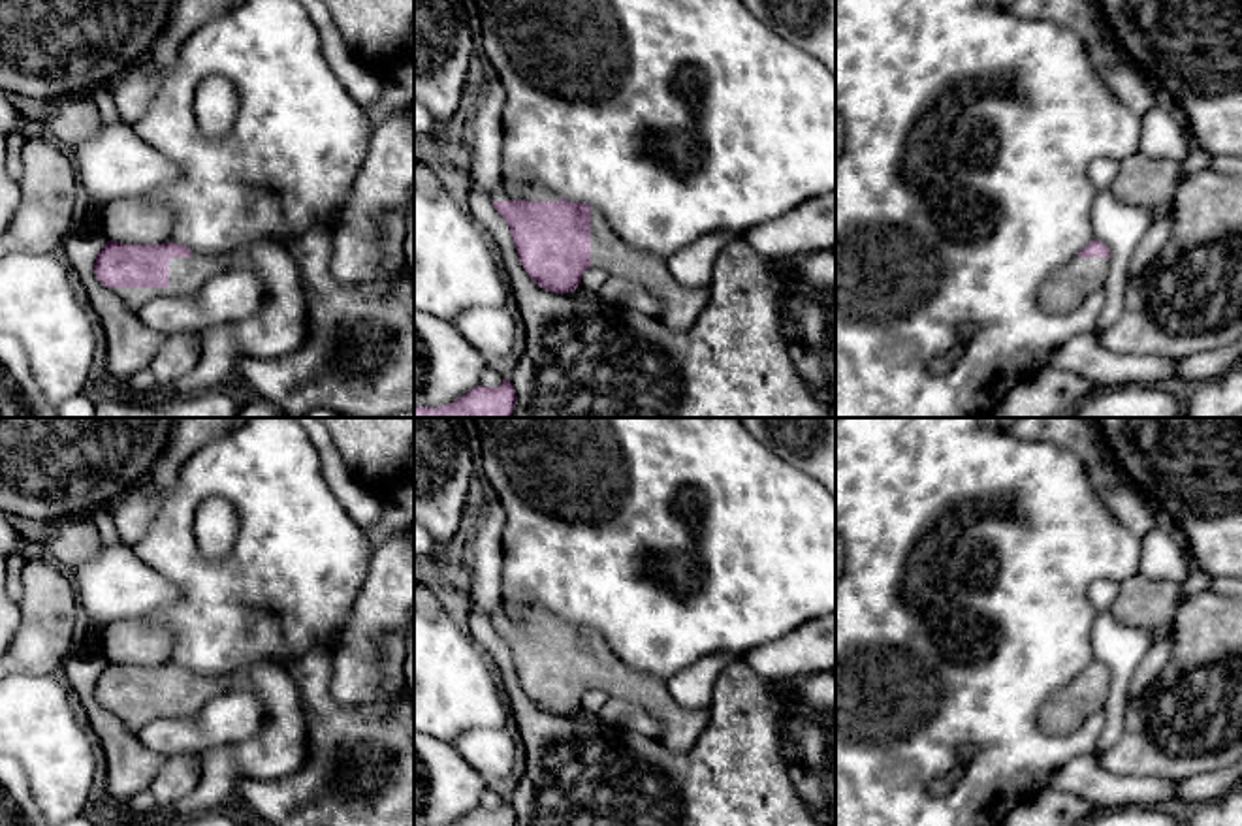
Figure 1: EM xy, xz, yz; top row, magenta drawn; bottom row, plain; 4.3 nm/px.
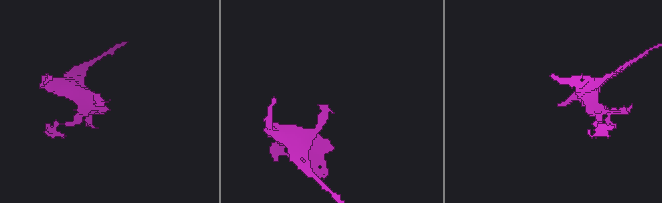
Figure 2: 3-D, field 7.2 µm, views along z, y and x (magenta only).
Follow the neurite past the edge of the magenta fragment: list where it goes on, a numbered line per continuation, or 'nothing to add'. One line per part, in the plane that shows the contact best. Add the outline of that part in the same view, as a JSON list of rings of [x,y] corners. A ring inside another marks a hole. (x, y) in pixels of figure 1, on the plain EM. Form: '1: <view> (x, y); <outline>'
1: xy (187, 697); [[[194,674],[190,679],[169,681],[167,709],[115,709],[113,713],[124,723],[130,732],[139,732],[143,726],[158,719],[190,719],[196,717],[201,706],[226,689],[224,679],[213,679]]]

